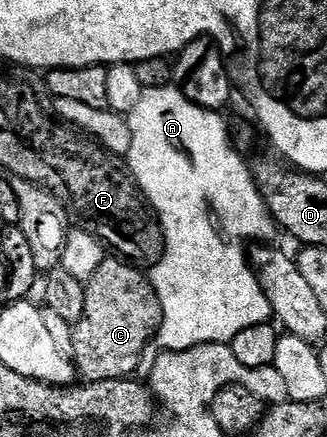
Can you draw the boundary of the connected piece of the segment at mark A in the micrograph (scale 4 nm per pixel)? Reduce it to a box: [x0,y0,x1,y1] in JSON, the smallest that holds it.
[127,84,279,351]

